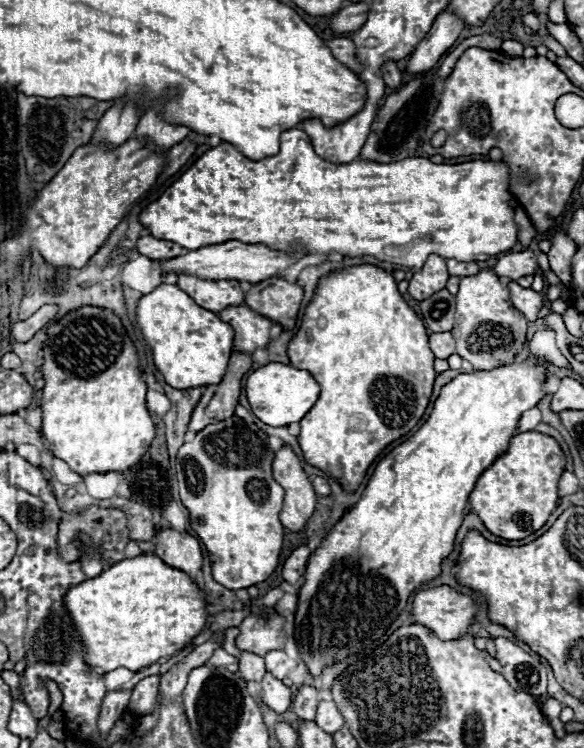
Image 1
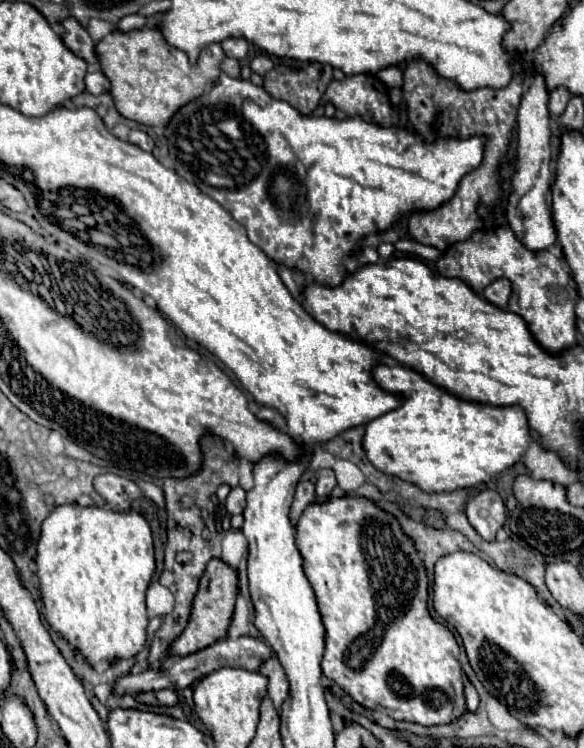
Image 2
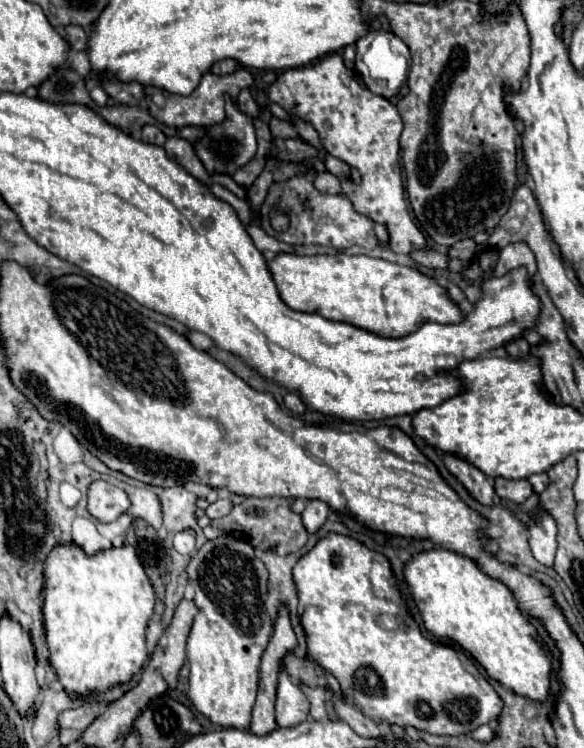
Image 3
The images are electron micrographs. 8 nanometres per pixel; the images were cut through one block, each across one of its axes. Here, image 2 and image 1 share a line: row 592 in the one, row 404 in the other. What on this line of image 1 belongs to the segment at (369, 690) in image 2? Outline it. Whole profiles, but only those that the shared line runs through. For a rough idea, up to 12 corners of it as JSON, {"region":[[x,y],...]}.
{"region":[[388,272],[320,280],[288,344],[310,466],[354,492],[426,412],[424,322]]}

